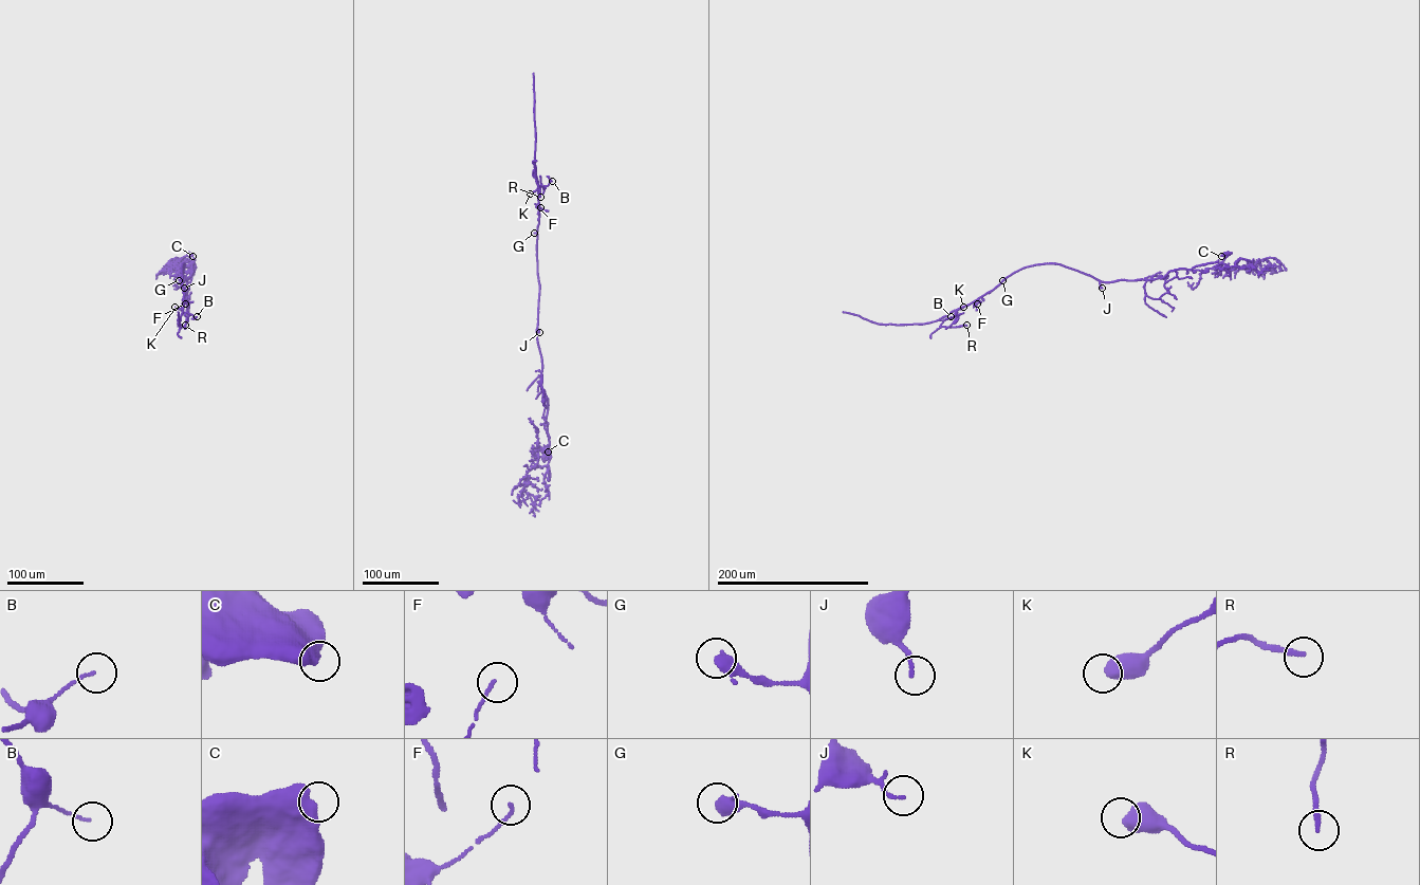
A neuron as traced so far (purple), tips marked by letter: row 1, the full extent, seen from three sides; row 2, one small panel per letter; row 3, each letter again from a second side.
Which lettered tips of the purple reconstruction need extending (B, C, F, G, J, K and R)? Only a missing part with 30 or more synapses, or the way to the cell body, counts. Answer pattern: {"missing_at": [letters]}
{"missing_at": []}

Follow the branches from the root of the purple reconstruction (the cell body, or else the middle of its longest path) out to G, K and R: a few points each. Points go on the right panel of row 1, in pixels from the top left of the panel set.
G: (1225, 254), (1218, 265), (1217, 262), (1208, 262), (1153, 279), (1101, 281), (1046, 263), (1024, 268), (1002, 280)
K: (1225, 254), (1218, 265), (1208, 262), (1161, 278), (1111, 282), (1058, 264), (1036, 264), (963, 307)
R: (1225, 254), (1218, 265), (1111, 282), (1056, 263), (1029, 265), (939, 319), (940, 327), (966, 325)

